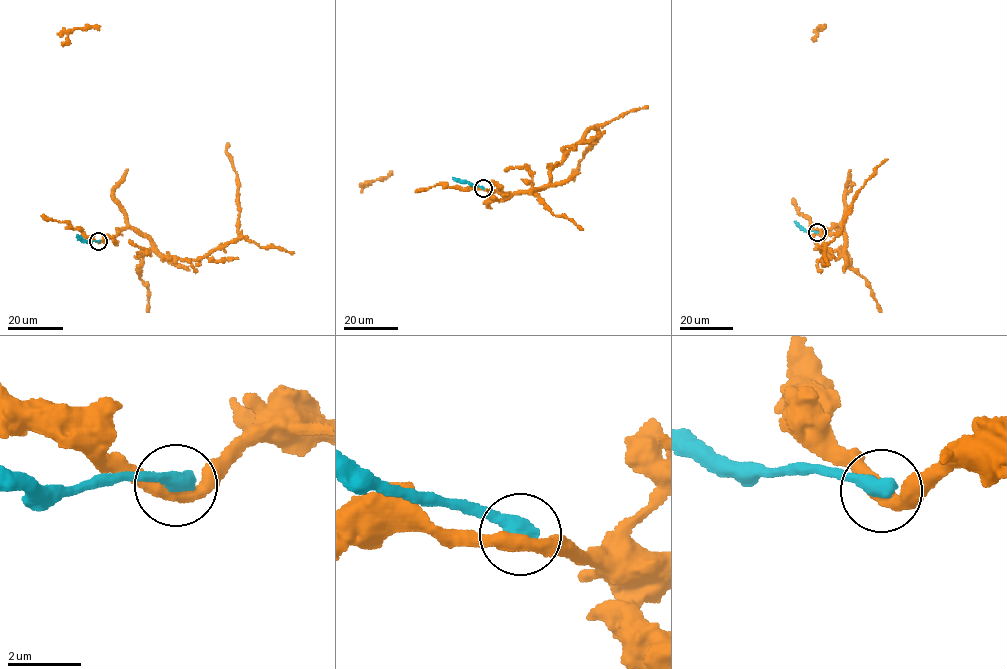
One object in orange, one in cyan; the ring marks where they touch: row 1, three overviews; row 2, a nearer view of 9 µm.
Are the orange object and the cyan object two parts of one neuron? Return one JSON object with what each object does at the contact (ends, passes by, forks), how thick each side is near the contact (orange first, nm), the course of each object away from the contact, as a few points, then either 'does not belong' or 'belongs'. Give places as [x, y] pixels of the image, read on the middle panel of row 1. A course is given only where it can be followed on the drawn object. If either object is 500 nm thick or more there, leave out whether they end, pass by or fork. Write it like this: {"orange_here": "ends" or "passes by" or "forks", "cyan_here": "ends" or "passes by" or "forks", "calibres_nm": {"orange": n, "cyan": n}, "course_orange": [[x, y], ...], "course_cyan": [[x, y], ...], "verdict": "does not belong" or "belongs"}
{"orange_here": "passes by", "cyan_here": "ends", "calibres_nm": {"orange": 380, "cyan": 480}, "course_orange": [[482, 188], [521, 193], [542, 187], [550, 171], [595, 128], [595, 141], [587, 147], [574, 181]], "course_cyan": [[483, 188], [453, 178]], "verdict": "does not belong"}

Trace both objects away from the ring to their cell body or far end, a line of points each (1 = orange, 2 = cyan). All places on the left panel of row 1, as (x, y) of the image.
1: (98, 241), (127, 228), (150, 240), (162, 259), (196, 260), (237, 240), (238, 185), (228, 143)
2: (99, 241), (82, 241), (77, 235)

